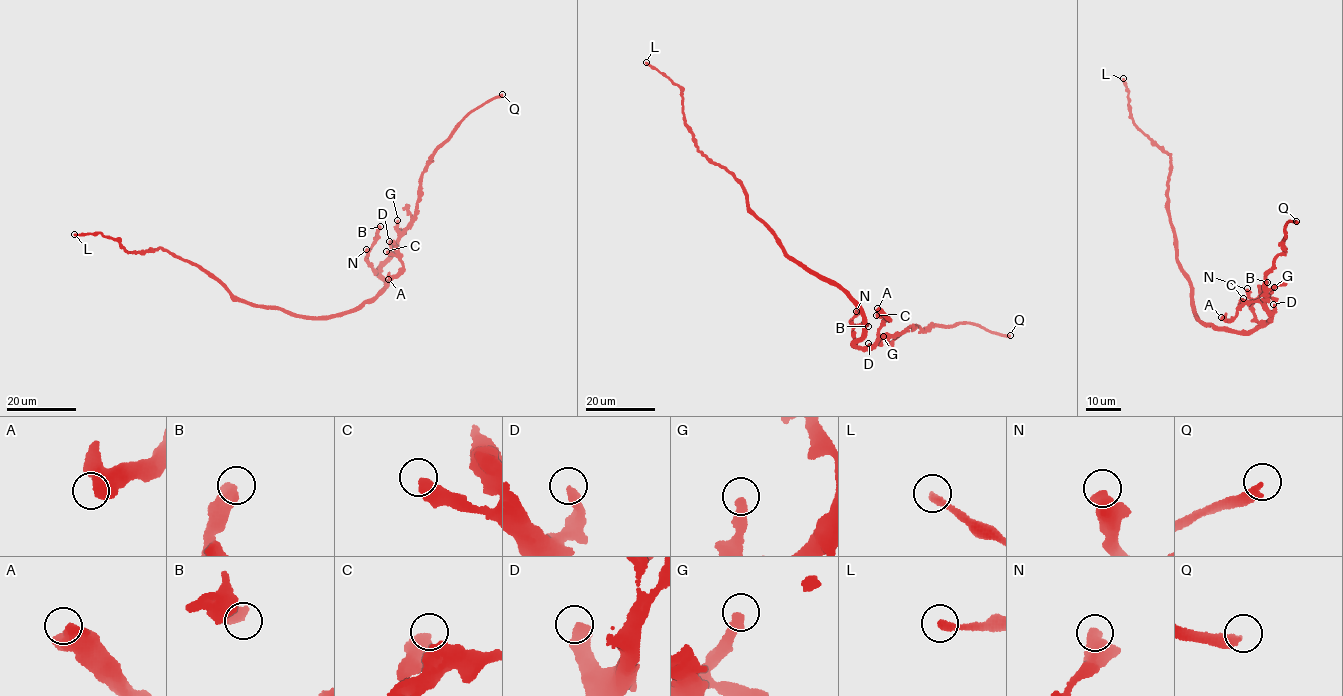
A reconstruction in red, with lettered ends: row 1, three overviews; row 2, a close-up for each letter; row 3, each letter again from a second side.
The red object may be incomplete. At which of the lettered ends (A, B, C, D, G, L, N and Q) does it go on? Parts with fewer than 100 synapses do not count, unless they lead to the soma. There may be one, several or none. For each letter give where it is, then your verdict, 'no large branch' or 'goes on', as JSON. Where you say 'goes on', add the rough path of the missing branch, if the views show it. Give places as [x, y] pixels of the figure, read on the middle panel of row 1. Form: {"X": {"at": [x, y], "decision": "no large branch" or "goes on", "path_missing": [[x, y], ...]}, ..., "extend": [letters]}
{"A": {"at": [877, 308], "decision": "no large branch"}, "B": {"at": [868, 326], "decision": "no large branch"}, "C": {"at": [876, 315], "decision": "no large branch"}, "D": {"at": [868, 343], "decision": "no large branch"}, "G": {"at": [883, 336], "decision": "no large branch"}, "L": {"at": [646, 62], "decision": "no large branch"}, "N": {"at": [856, 311], "decision": "no large branch"}, "Q": {"at": [1010, 335], "decision": "goes on"}, "extend": ["Q"]}

